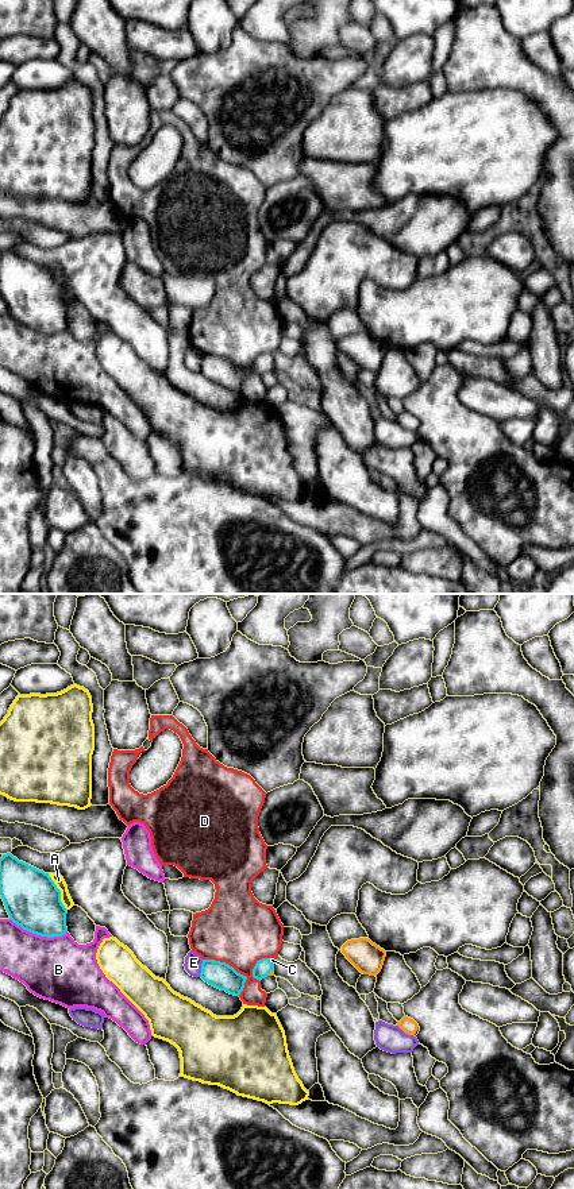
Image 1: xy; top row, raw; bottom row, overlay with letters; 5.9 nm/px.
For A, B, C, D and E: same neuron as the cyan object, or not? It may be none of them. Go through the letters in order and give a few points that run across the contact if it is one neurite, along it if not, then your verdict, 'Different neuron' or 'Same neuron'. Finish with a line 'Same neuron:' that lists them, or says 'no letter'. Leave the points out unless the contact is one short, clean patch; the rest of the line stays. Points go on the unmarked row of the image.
A: Different neuron
B: Different neuron
C: Line: xy (264, 362), (269, 356), (272, 355). Same neuron
D: Different neuron
E: Different neuron
Same neuron: C

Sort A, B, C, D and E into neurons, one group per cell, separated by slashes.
A / B / C / D / E

